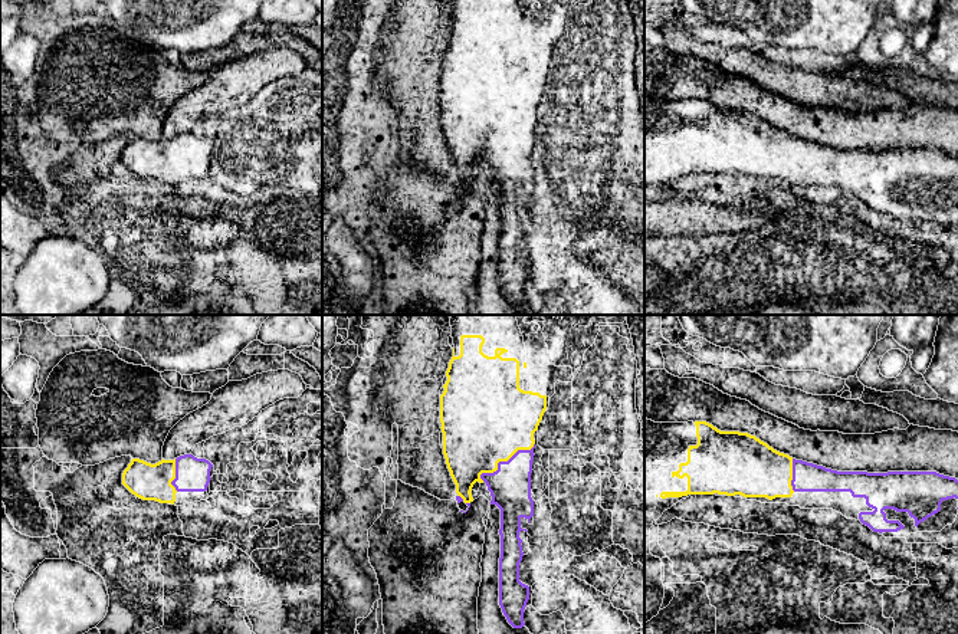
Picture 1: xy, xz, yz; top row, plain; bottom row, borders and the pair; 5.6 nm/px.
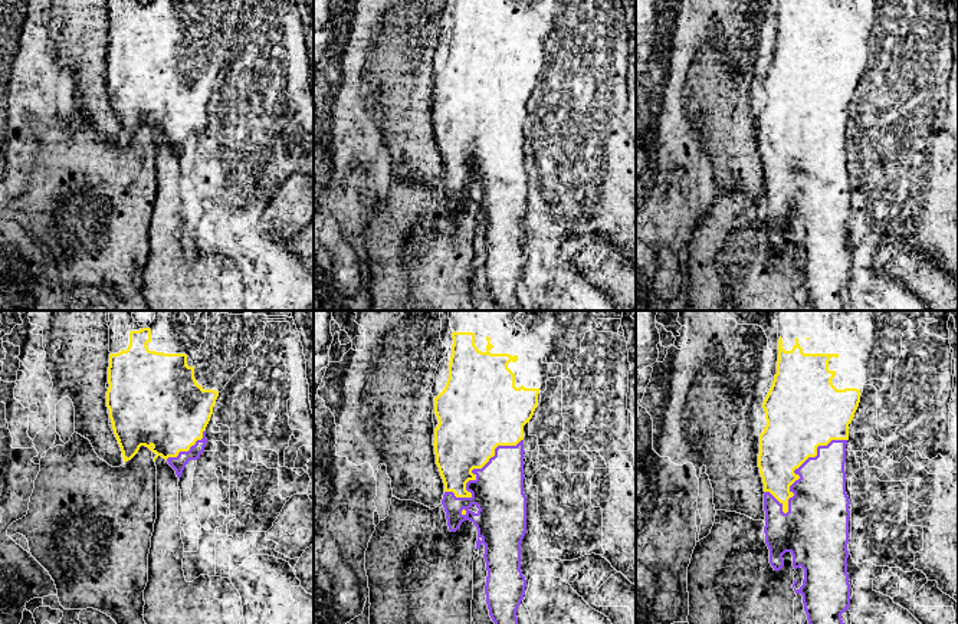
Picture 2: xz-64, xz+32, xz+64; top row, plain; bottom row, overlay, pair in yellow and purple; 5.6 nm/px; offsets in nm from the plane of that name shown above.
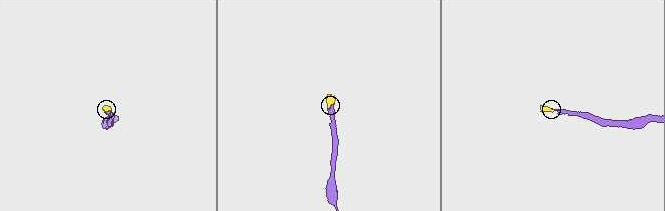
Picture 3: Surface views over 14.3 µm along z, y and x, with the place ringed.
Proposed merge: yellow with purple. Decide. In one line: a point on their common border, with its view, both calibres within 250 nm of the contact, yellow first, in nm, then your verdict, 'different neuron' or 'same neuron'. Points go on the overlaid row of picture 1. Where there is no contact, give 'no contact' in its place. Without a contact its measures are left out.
contact xz (504, 460); calibres 500 and 240 nm; same neuron

